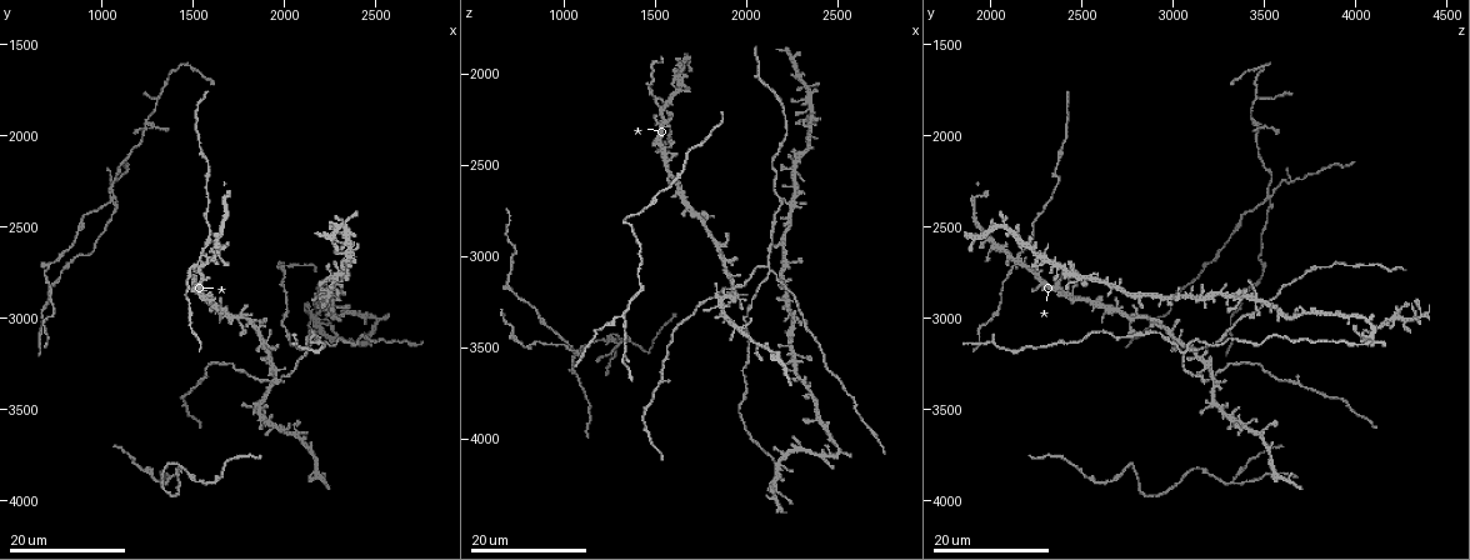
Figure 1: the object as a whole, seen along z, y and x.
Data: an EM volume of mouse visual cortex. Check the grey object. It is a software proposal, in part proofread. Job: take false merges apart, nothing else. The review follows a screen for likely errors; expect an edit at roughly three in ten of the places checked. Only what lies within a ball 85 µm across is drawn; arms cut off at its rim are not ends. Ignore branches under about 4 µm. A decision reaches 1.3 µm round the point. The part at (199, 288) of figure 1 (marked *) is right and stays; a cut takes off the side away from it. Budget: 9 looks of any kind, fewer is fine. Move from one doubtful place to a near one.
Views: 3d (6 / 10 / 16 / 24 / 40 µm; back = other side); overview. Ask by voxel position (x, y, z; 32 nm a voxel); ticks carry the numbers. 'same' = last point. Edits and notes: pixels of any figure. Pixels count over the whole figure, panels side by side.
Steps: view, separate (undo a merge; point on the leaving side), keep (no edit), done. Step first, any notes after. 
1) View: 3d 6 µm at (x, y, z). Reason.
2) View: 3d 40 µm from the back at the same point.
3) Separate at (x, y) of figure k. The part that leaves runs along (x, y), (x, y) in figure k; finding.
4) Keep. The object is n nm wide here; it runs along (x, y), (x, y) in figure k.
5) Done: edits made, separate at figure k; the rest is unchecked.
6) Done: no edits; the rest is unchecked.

View: 3d 16 µm at (1520, 2700, 2120). Two arms in line, one across.

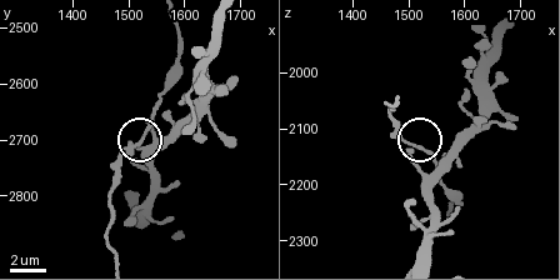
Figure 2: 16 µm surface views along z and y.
View: 3d 10 µm at the same point. Closer look.

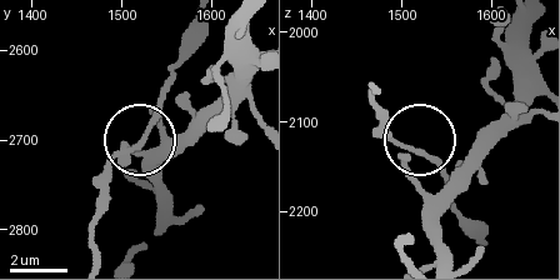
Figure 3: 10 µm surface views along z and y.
Keep. The side arm is 20 µm long; one cell here.

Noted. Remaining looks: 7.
View: 3d 24 µm at (1940, 3340, 3160).

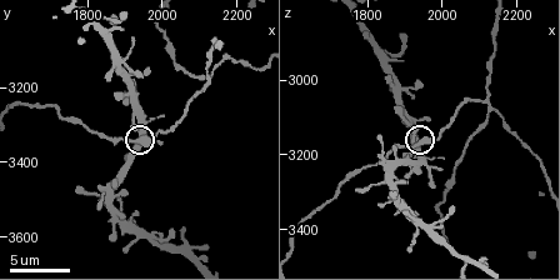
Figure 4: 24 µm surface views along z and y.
View: 3d 10 µm at (1940, 3350, 3170). Closer look.

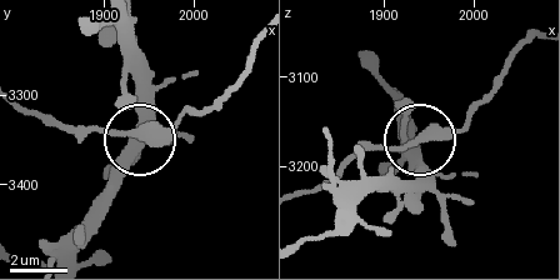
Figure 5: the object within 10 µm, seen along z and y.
View: 3d 6 µm at (1945, 3345, 3170).

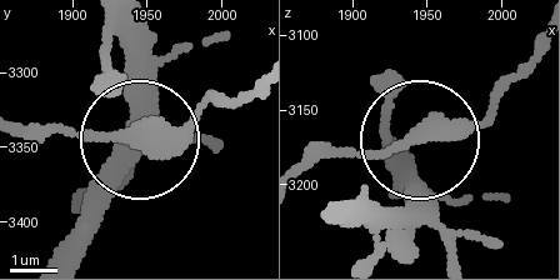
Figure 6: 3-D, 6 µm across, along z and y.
Keep. The object is 350 nm wide here; all the same cell.

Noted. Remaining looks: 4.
View: 3d 10 µm at (2120, 3180, 3060). Four-way junction.

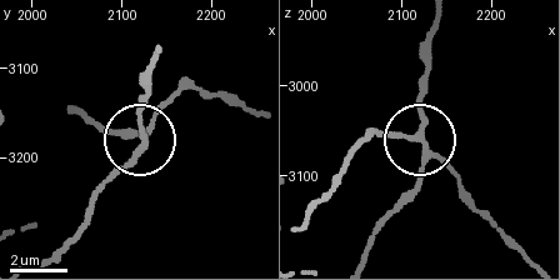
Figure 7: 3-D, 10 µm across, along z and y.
Keep. The object is 210 nm wide here; it runs along (51, 258), (80, 229), (93, 200), (138, 143), (138, 103) in figure 7; continuous, no second cell.

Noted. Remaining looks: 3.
View: 3d 24 µm at (1260, 1940, 3440). Four or more arms meet.

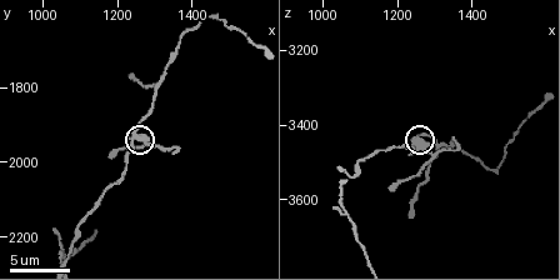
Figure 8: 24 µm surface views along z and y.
View: 3d 6 µm at (1250, 1930, 3440). Closer look.

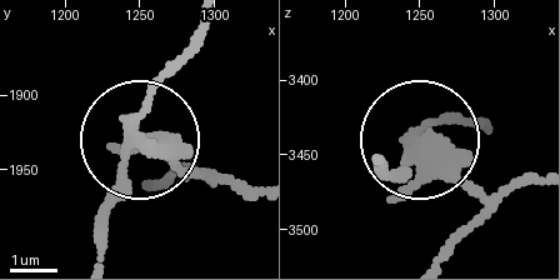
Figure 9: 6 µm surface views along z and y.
Separate at (190, 175) of figure 9. The side arm is 7 µm long; the part that leaves runs along (138, 136), (201, 173), (158, 180) in figure 9; a second cell is stuck on.

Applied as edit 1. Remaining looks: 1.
Done: edits made, separate at figure 9; the rest is unchecked.

